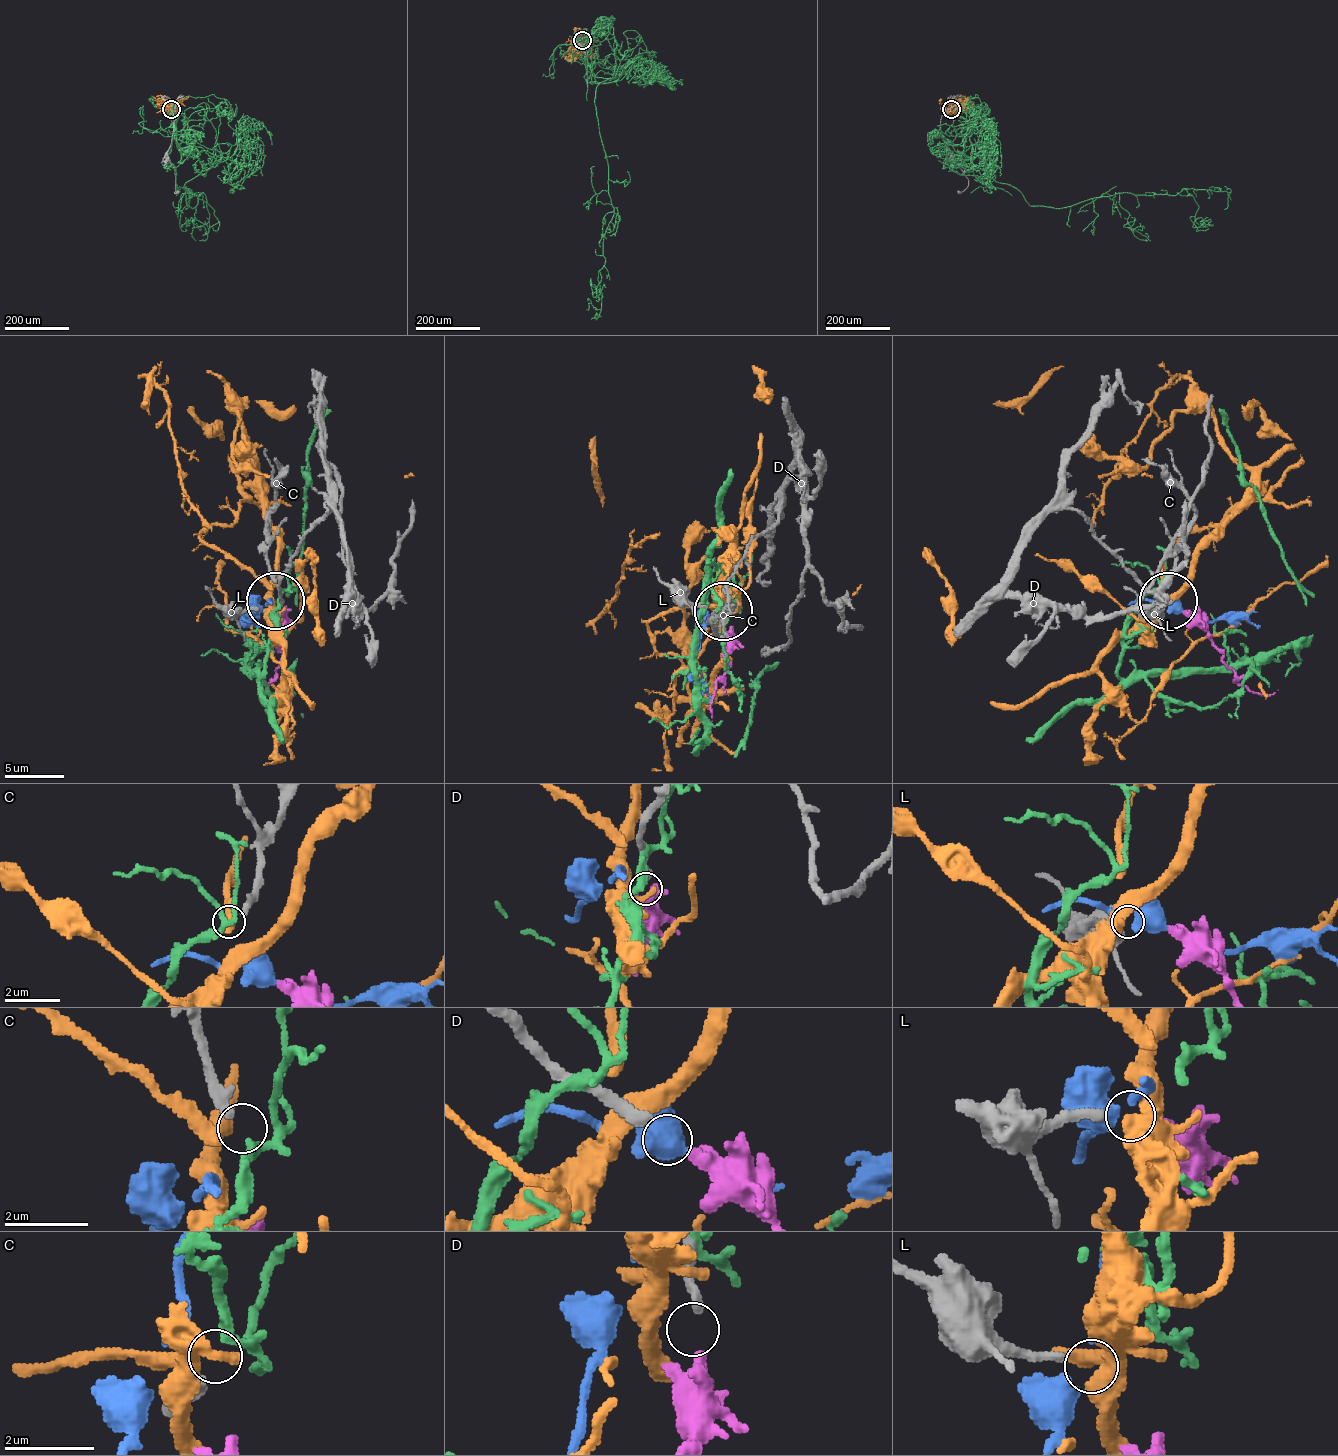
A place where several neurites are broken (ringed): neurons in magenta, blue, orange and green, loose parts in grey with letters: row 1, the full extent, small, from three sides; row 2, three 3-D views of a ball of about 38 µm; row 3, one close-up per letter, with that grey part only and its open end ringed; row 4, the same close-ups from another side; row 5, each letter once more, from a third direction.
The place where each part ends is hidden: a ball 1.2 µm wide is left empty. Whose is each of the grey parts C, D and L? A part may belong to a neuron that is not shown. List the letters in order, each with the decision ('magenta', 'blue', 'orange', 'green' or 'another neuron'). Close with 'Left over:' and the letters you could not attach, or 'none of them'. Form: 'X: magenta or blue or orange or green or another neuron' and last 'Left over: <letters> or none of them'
C: green
D: magenta
L: another neuron
Left over: L

